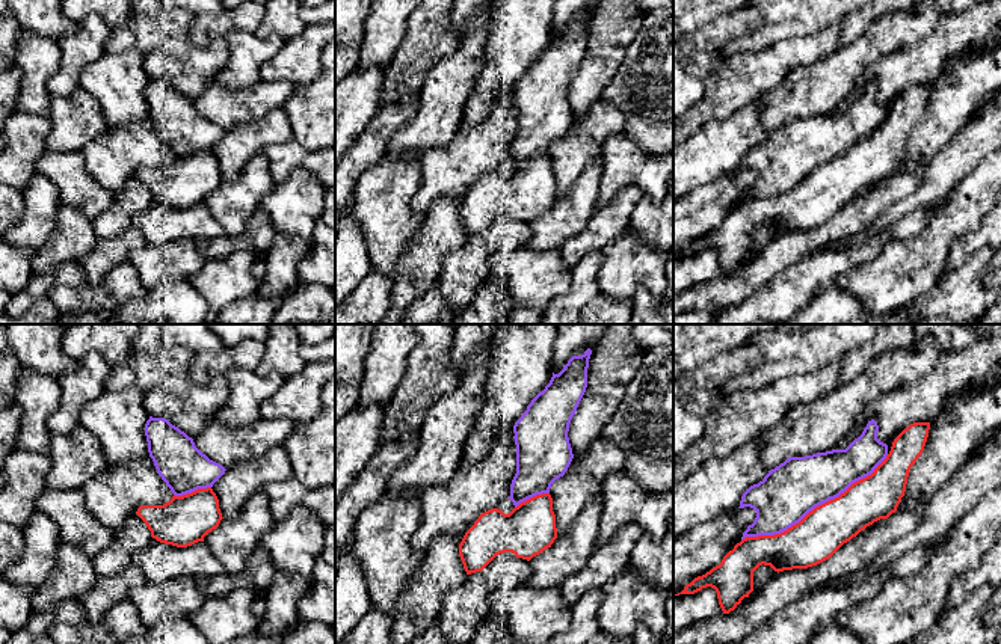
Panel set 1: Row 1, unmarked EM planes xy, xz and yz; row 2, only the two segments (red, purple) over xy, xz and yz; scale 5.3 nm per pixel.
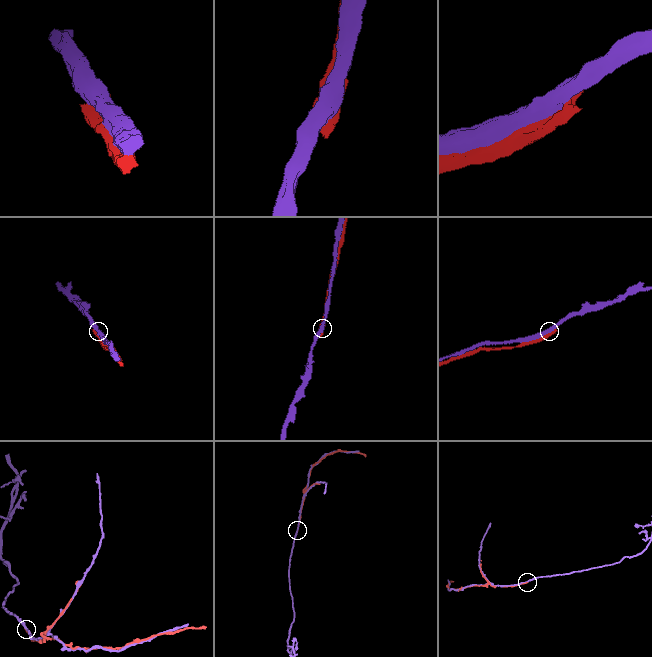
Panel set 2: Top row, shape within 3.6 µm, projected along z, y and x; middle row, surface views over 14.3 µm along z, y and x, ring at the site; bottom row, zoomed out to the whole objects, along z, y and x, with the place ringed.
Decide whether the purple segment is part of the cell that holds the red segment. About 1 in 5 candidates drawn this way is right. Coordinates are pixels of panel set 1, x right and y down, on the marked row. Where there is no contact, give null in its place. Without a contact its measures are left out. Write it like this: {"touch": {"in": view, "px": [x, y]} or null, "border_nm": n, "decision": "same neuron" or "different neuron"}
{"touch": {"in": "yz", "px": [816, 507]}, "border_nm": 900, "decision": "different neuron"}

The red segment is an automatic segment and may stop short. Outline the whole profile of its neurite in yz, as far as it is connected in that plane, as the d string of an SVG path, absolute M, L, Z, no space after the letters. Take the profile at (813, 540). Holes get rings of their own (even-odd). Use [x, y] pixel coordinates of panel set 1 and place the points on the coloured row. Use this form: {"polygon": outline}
{"polygon": "M930 422L910 424L894 439L889 454L871 475L815 507L781 534L743 538L719 566L673 596L695 594L711 587L723 614L729 614L753 591L753 572L759 566L770 566L779 573L829 560L862 529L897 511L909 471L924 451L929 430Z"}

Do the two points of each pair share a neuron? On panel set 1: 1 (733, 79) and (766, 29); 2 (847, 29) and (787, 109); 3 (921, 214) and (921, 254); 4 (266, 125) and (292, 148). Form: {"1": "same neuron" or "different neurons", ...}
{"1": "different neurons", "2": "different neurons", "3": "different neurons", "4": "different neurons"}

